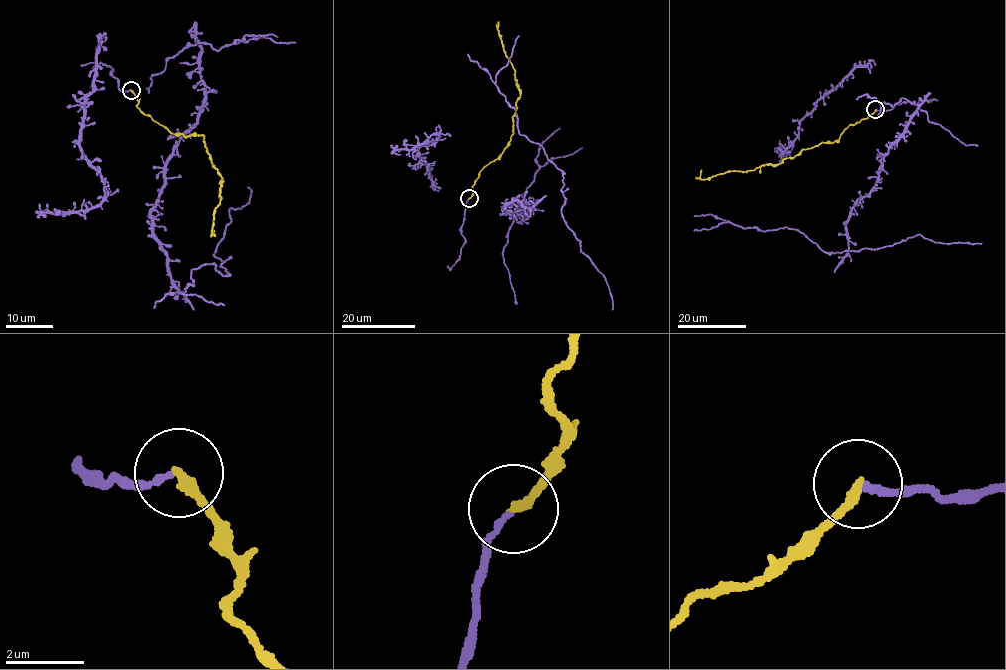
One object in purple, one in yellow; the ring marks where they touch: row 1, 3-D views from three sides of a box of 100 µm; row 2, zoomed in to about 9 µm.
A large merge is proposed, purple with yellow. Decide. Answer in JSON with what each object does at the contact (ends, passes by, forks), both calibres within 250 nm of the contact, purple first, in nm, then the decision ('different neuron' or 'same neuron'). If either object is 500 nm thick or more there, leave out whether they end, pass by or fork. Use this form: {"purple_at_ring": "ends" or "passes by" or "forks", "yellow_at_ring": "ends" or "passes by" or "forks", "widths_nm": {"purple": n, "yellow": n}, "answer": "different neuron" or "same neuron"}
{"purple_at_ring": "ends", "yellow_at_ring": "ends", "widths_nm": {"purple": 140, "yellow": 240}, "answer": "same neuron"}

